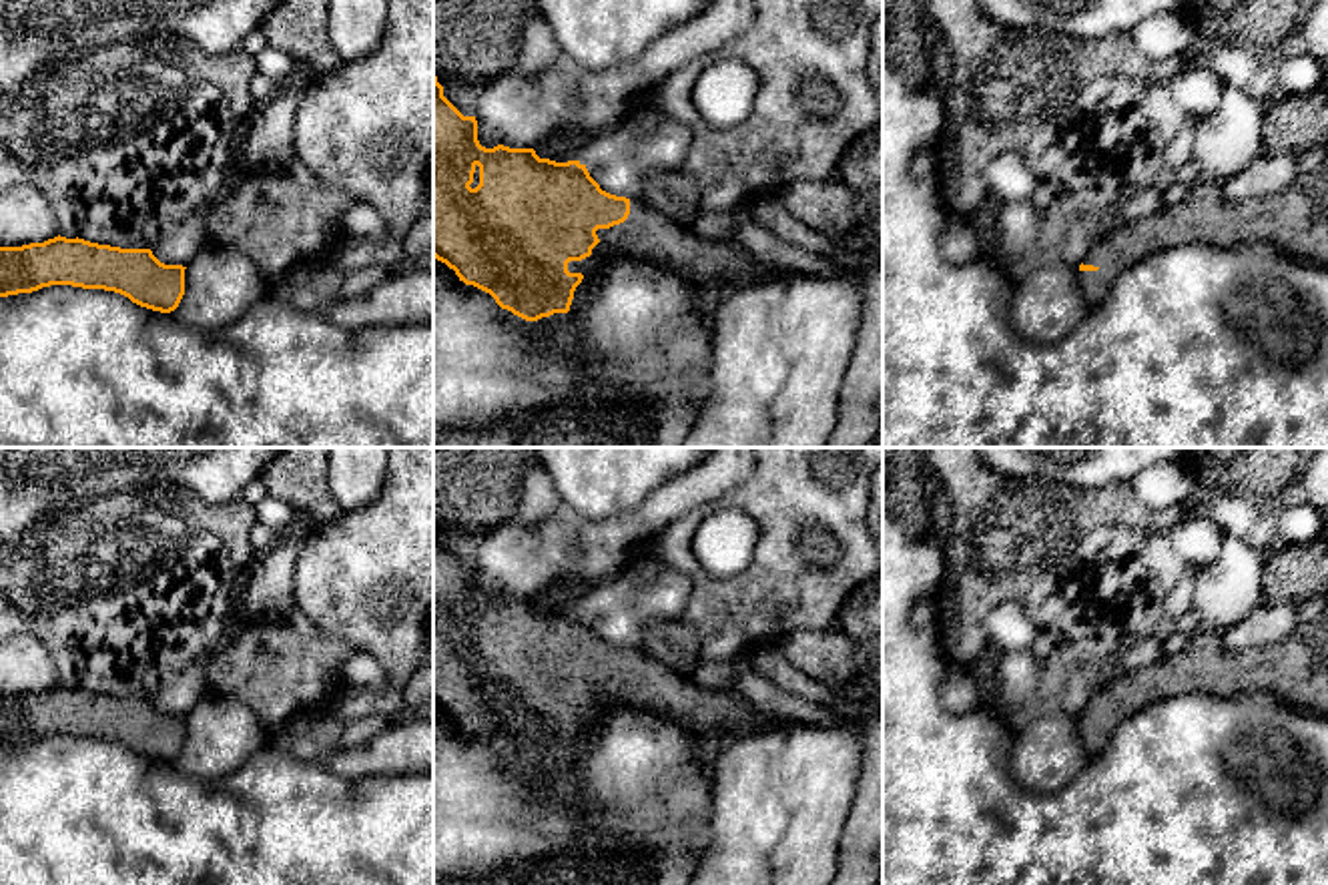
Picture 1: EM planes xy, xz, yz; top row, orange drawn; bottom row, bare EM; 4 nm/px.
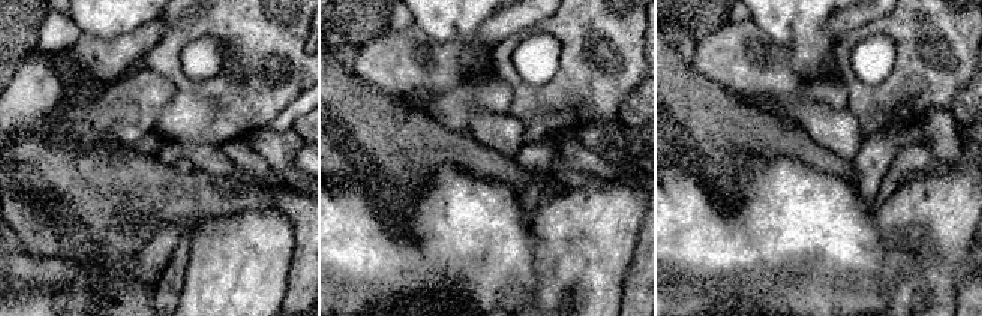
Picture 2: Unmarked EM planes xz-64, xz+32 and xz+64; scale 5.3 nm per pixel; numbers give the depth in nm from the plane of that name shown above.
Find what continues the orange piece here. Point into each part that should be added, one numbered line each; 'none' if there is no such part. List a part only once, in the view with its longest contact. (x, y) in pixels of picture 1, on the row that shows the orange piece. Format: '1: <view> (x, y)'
1: xz (648, 235)

